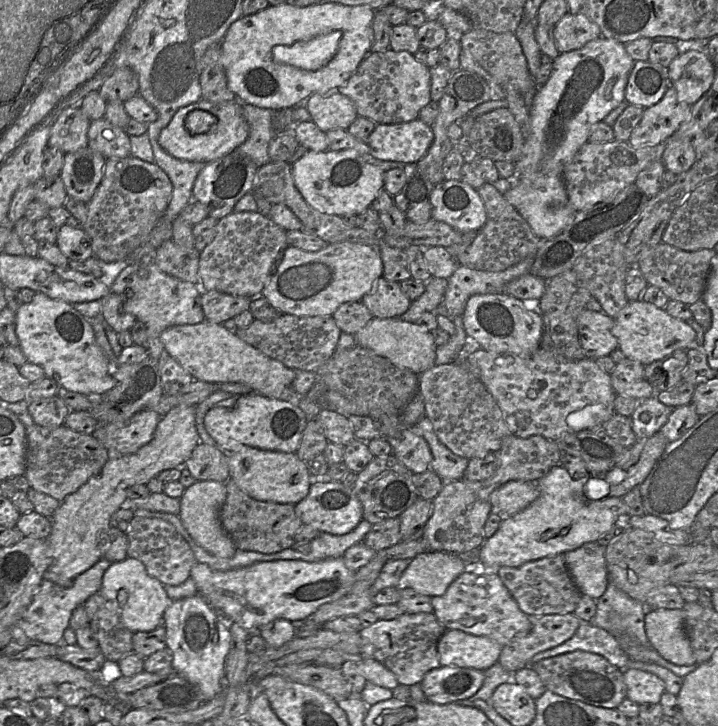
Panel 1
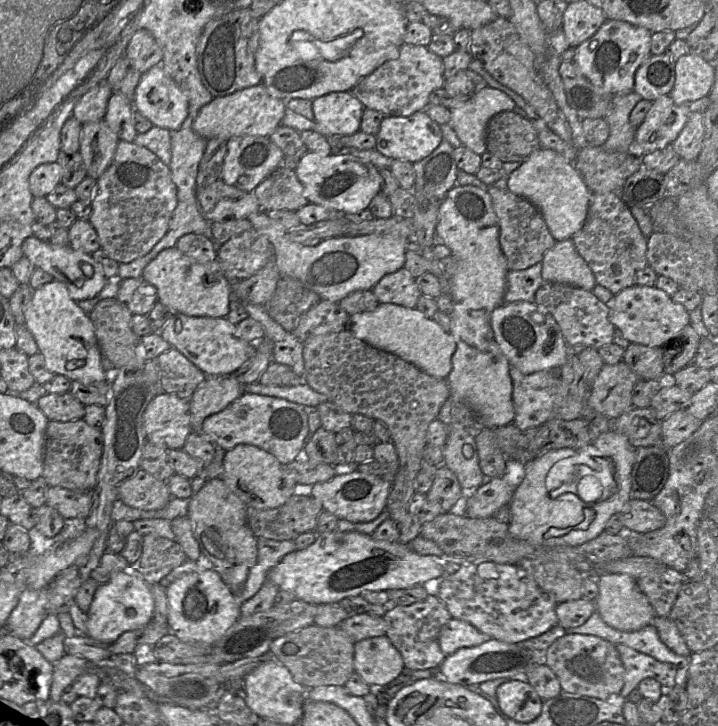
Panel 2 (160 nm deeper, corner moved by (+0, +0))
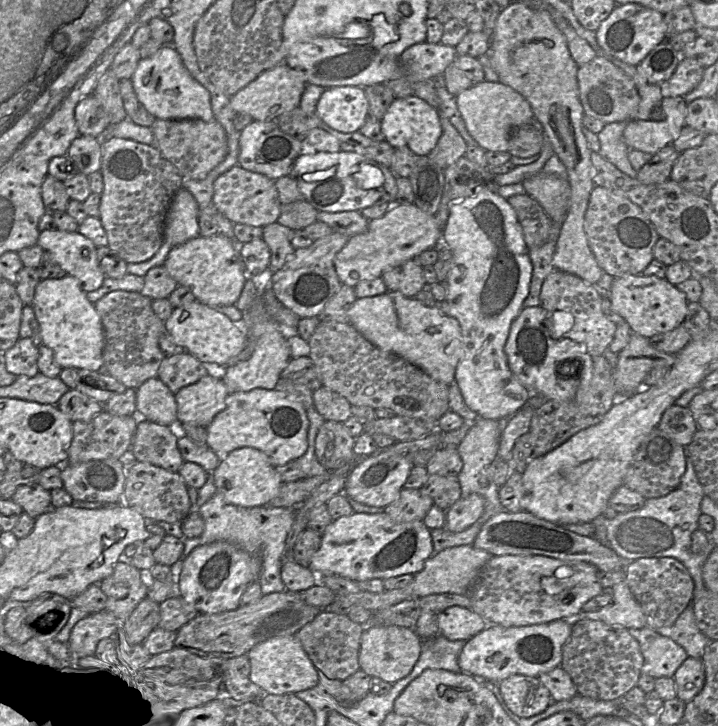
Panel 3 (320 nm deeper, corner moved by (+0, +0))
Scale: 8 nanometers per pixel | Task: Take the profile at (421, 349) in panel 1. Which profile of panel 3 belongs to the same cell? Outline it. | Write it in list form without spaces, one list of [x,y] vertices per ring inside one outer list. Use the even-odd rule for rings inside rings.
[[[400,292],[357,298],[346,312],[351,324],[381,350],[400,356],[434,380],[450,384],[463,355],[463,336],[457,319],[425,306]]]

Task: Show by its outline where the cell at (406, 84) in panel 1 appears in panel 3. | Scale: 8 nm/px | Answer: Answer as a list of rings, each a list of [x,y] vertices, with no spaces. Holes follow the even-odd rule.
[[[423,41],[414,44],[399,57],[403,75],[385,84],[396,98],[413,95],[413,84],[443,74],[457,56],[455,47],[440,42],[432,44]]]

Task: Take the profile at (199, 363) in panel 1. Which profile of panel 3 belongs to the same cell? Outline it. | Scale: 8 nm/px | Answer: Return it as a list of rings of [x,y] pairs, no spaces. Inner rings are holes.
[[[197,300],[175,308],[165,321],[165,332],[199,361],[218,369],[226,367],[229,360],[242,351],[247,339],[246,330],[240,323],[233,322],[217,307]]]

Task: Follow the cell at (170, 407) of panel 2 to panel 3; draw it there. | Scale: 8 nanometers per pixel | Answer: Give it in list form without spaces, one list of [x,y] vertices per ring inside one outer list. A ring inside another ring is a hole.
[[[212,371],[174,395],[178,425],[207,427],[216,414],[225,408],[229,392],[221,377]]]

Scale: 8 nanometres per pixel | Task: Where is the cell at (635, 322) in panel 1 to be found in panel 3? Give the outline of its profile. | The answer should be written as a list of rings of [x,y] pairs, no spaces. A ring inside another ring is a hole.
[[[642,274],[614,278],[610,288],[610,301],[612,310],[624,319],[631,332],[646,338],[672,331],[682,325],[689,303],[685,293],[665,278]]]

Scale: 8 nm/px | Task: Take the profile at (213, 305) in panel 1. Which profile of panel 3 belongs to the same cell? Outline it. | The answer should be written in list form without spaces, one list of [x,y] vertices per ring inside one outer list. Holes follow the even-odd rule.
[[[275,221],[263,228],[263,240],[267,243],[271,257],[268,271],[273,274],[283,268],[295,249],[291,243],[294,230]]]

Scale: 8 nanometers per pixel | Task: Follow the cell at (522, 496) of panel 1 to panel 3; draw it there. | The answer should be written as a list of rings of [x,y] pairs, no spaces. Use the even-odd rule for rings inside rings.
[[[476,494],[462,497],[446,511],[444,528],[451,532],[463,532],[471,527],[484,512],[484,499]]]

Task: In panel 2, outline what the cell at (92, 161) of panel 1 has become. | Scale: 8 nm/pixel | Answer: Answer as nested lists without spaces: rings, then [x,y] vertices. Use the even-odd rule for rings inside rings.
[[[103,121],[82,124],[79,153],[87,177],[98,179],[113,160],[119,138]]]

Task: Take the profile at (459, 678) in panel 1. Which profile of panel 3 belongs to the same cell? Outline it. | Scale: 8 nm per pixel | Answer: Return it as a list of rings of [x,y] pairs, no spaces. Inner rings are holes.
[[[565,620],[527,626],[489,626],[466,642],[458,656],[458,665],[461,673],[477,675],[491,683],[499,683],[513,675],[538,678],[560,667],[563,646],[571,631],[572,625]]]

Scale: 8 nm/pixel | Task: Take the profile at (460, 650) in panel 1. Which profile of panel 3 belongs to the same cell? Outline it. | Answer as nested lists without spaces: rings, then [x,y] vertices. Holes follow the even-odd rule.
[[[452,606],[439,615],[440,634],[451,641],[468,641],[486,628],[486,621],[470,608]]]

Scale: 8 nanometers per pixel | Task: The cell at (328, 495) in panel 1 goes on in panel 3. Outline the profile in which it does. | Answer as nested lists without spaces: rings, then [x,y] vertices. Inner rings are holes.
[[[369,455],[351,469],[347,476],[343,493],[351,501],[367,506],[385,508],[404,489],[405,482],[413,467],[413,463],[406,456]]]

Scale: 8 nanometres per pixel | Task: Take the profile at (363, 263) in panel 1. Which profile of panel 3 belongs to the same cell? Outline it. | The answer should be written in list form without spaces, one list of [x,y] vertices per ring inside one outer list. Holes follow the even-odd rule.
[[[393,203],[380,218],[369,220],[365,232],[349,237],[336,254],[334,266],[342,284],[355,287],[360,281],[379,278],[385,271],[413,259],[421,252],[434,248],[442,237],[435,216],[429,215],[414,203]]]

